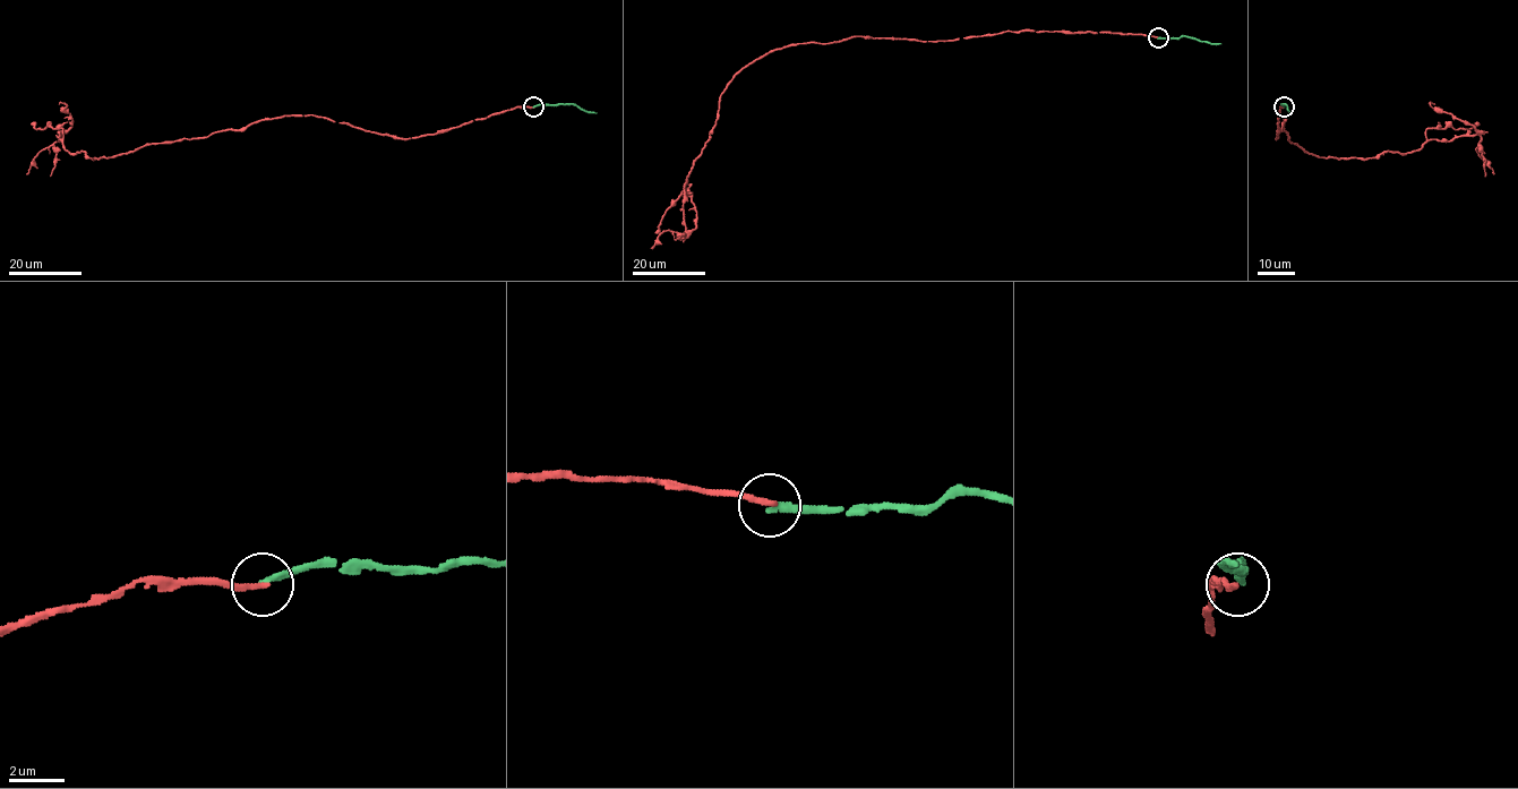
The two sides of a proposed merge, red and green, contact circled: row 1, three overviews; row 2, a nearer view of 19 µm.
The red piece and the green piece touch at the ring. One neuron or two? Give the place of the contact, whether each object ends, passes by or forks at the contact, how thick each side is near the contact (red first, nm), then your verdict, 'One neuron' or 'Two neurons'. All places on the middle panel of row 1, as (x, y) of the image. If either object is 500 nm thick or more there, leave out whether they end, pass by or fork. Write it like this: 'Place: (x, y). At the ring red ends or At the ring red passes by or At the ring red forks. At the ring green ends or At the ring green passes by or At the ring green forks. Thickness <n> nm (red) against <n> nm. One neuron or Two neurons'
Place: (1158, 37). At the ring red ends. At the ring green ends. Thickness 200 nm (red) against 240 nm. Two neurons

